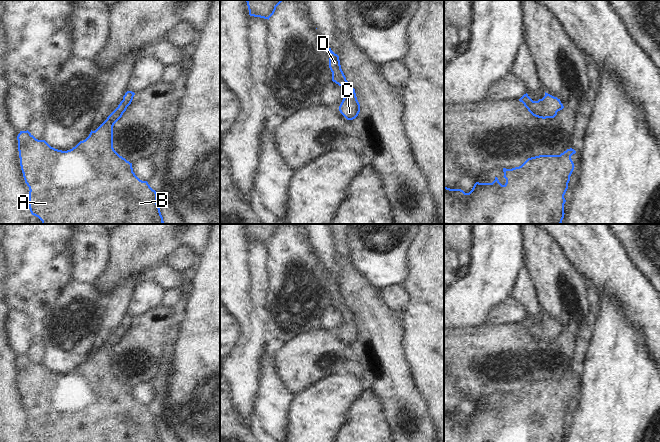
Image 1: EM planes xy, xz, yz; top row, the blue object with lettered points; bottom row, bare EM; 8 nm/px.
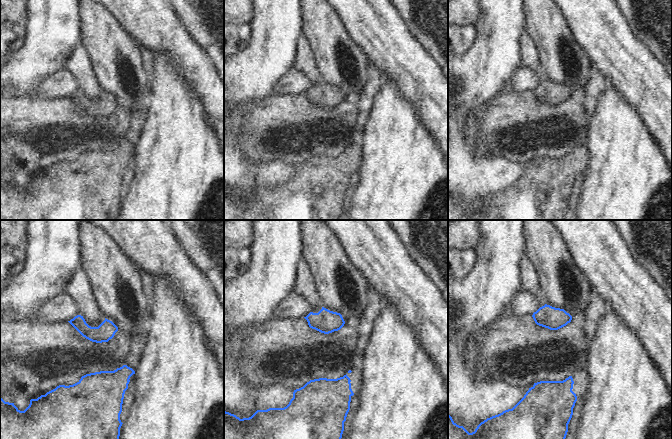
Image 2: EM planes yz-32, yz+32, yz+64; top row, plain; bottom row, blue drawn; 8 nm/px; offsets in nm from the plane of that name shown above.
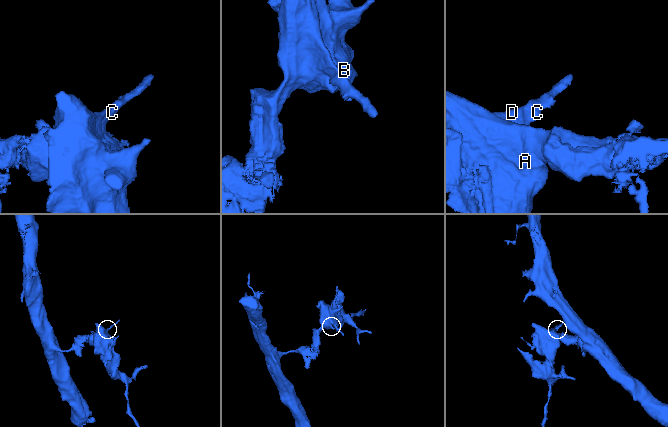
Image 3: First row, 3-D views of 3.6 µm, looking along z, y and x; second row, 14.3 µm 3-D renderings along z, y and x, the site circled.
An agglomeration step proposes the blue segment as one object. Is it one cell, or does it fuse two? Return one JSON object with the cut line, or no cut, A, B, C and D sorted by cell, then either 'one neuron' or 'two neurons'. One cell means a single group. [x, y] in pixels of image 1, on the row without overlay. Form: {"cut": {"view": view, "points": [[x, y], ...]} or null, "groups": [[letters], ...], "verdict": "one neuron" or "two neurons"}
{"cut": null, "groups": [["A", "B", "C", "D"]], "verdict": "one neuron"}

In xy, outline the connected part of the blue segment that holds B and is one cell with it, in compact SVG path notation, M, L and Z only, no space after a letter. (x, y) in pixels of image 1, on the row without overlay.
M127 315L118 331L107 341L107 343L89 360L80 365L70 374L62 375L51 371L45 364L36 363L28 354L20 355L17 360L20 390L25 407L29 411L29 433L32 439L38 442L163 442L157 428L157 417L147 405L140 404L133 396L132 387L120 380L113 372L113 350L122 341L127 331L131 328L135 317Z

